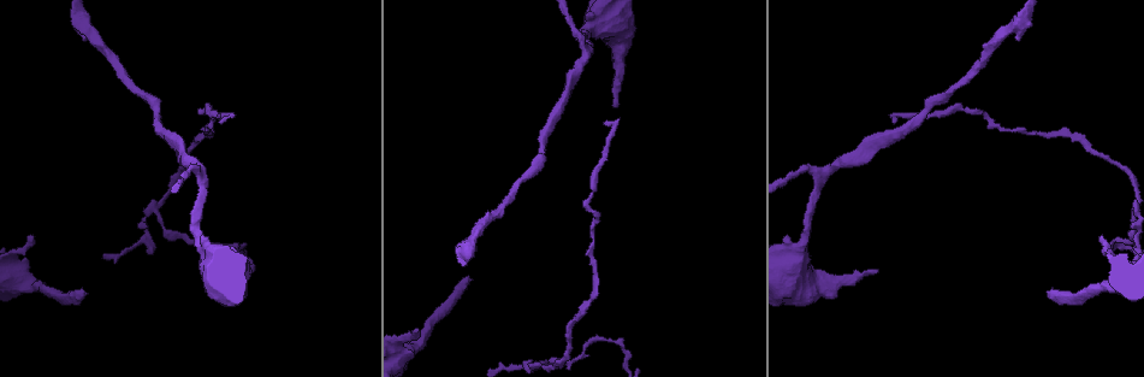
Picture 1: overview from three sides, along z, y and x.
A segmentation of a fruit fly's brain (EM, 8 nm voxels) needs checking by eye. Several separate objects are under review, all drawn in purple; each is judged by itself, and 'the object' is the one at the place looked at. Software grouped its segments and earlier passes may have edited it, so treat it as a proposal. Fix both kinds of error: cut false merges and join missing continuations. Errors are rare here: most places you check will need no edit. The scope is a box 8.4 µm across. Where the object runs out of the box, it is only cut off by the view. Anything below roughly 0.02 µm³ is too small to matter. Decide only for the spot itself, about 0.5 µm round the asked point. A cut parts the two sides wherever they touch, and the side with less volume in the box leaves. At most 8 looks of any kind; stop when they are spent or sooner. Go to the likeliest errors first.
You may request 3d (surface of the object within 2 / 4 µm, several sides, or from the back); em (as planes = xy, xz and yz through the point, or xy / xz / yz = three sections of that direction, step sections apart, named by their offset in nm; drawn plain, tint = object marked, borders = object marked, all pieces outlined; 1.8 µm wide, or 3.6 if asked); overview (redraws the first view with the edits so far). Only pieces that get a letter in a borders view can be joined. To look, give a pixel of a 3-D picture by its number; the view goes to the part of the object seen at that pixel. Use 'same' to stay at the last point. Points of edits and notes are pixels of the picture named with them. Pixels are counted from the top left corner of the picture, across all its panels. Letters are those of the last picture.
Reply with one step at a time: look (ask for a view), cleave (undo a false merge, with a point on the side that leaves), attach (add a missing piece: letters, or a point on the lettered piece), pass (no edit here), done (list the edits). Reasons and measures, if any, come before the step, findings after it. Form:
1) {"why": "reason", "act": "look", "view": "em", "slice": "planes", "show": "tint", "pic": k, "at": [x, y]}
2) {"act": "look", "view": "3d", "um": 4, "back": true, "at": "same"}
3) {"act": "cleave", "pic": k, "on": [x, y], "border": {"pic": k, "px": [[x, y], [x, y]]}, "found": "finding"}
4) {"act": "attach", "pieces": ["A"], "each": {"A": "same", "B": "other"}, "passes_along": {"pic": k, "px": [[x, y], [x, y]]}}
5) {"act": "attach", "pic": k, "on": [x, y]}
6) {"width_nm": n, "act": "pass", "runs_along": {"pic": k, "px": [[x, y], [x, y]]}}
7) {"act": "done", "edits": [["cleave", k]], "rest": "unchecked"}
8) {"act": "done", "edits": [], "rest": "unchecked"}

{"why": "thin end", "act": "look", "view": "em", "slice": "planes", "show": "borders", "pic": 1, "at": [420, 332]}

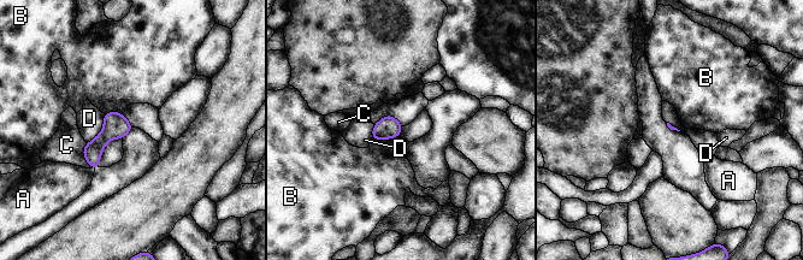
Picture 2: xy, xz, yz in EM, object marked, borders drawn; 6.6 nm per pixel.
{"act": "pass", "each": {"A": "other", "B": "other", "C": "other", "D": "other"}, "found": "no lettered piece goes on from it"}

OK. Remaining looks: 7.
{"why": "an open end", "act": "look", "view": "em", "slice": "yz", "step": 8, "show": "tint", "pic": 1, "at": [82, 291]}

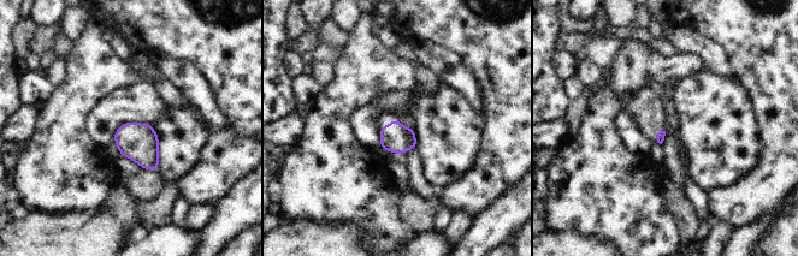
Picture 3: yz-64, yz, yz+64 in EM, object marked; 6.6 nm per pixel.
{"why": "another direction", "act": "look", "view": "em", "slice": "xy", "step": 8, "show": "borders", "at": "same"}

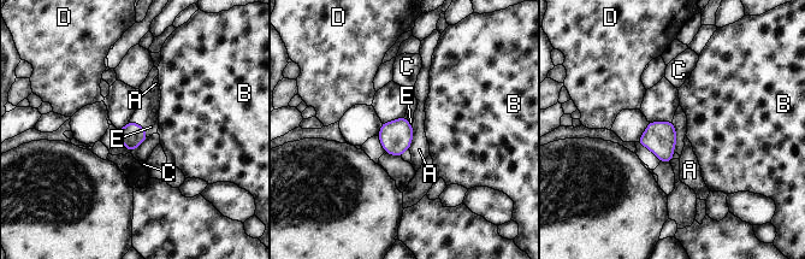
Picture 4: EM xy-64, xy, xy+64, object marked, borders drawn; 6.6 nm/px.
{"act": "attach", "pieces": ["E"], "each": {"A": "other", "B": "other", "C": "other", "D": "other", "E": "same"}, "passes_along": {"pic": 4, "px": [[131, 135], [141, 127], [147, 113]]}, "found": "the neuron continues"}

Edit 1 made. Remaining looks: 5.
{"act": "look", "view": "overview"}

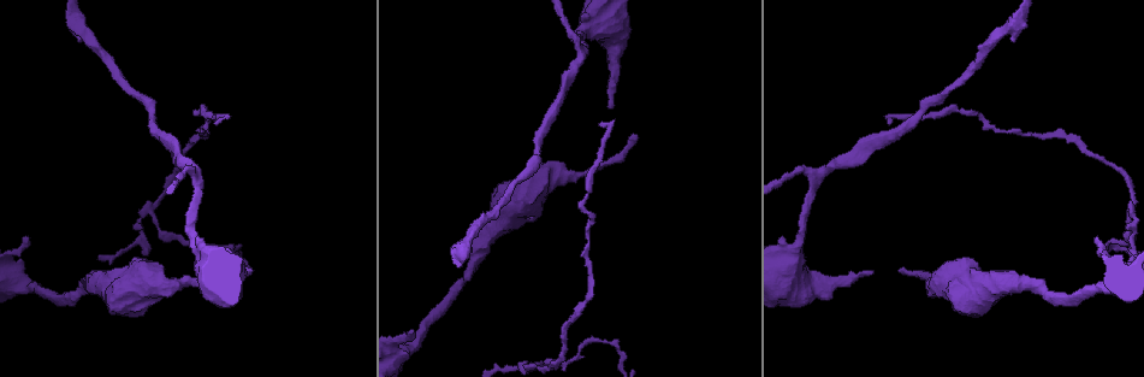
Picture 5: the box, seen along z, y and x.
{"why": "three-way junction", "act": "look", "view": "3d", "um": 2, "pic": 5, "at": [580, 53]}

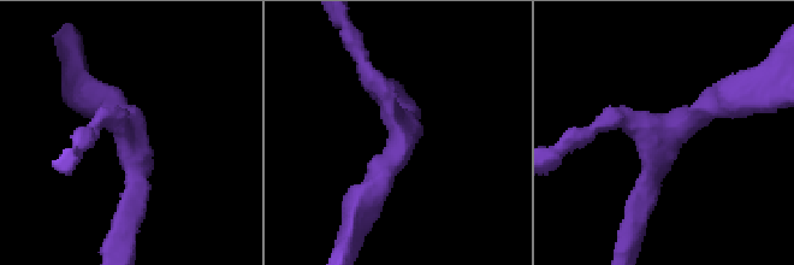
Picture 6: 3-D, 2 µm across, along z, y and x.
{"arms": 3, "act": "look", "view": "em", "slice": "planes", "show": "tint", "pic": 6, "at": [408, 130]}

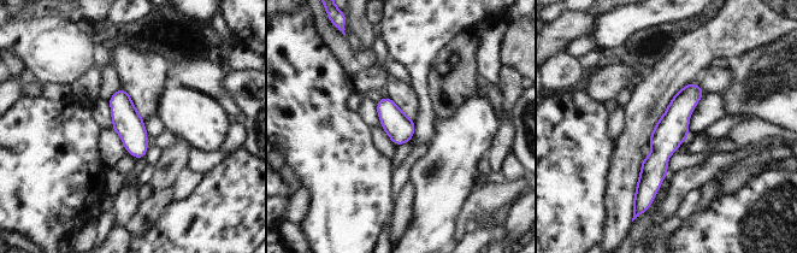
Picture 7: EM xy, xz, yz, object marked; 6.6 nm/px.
{"why": "see the neighbours", "act": "look", "view": "em", "slice": "planes", "show": "borders", "at": "same"}

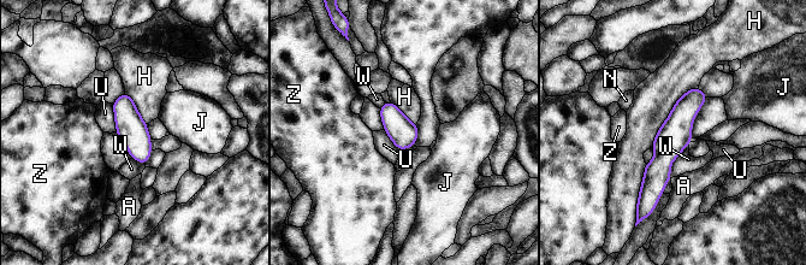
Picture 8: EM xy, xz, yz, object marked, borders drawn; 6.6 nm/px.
{"act": "pass", "each": {"A": "other", "H": "other", "J": "other", "N": "other", "U": "other", "W": "other", "Z": "other"}, "found": "continuous, no second neuron"}

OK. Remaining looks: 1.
{"act": "done", "edits": [["attach", 4]], "rest": "unchecked"}

